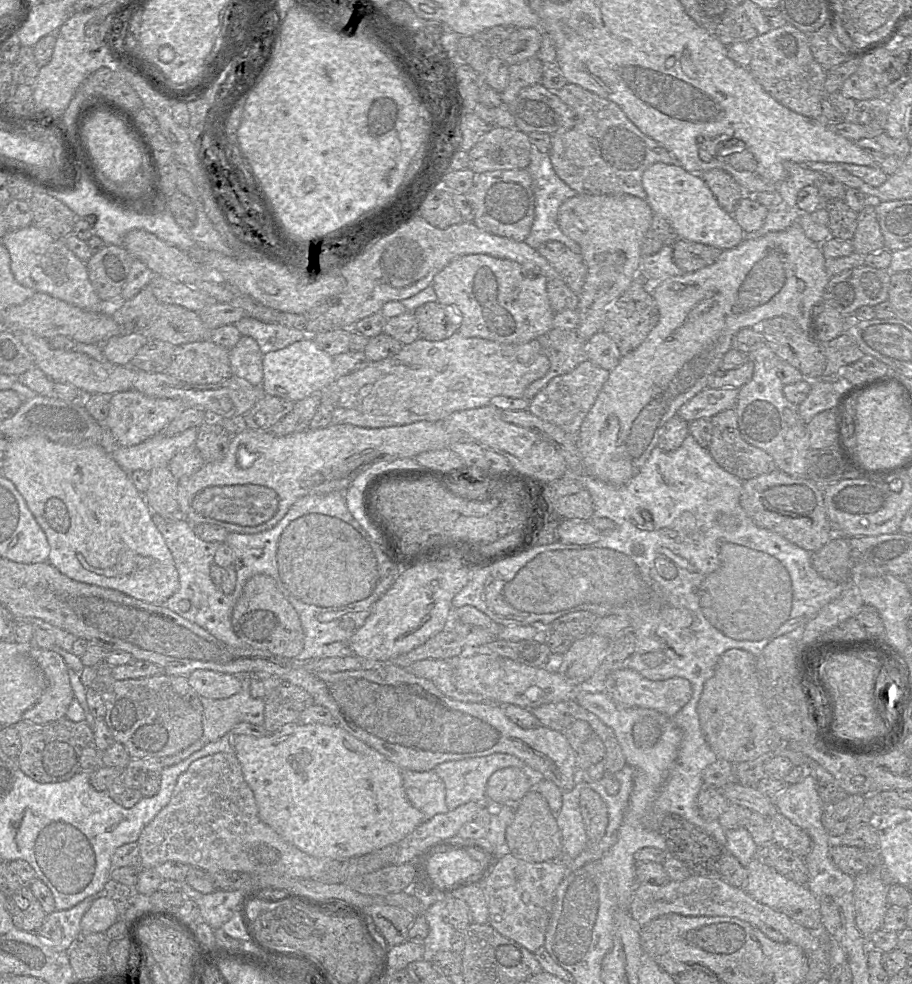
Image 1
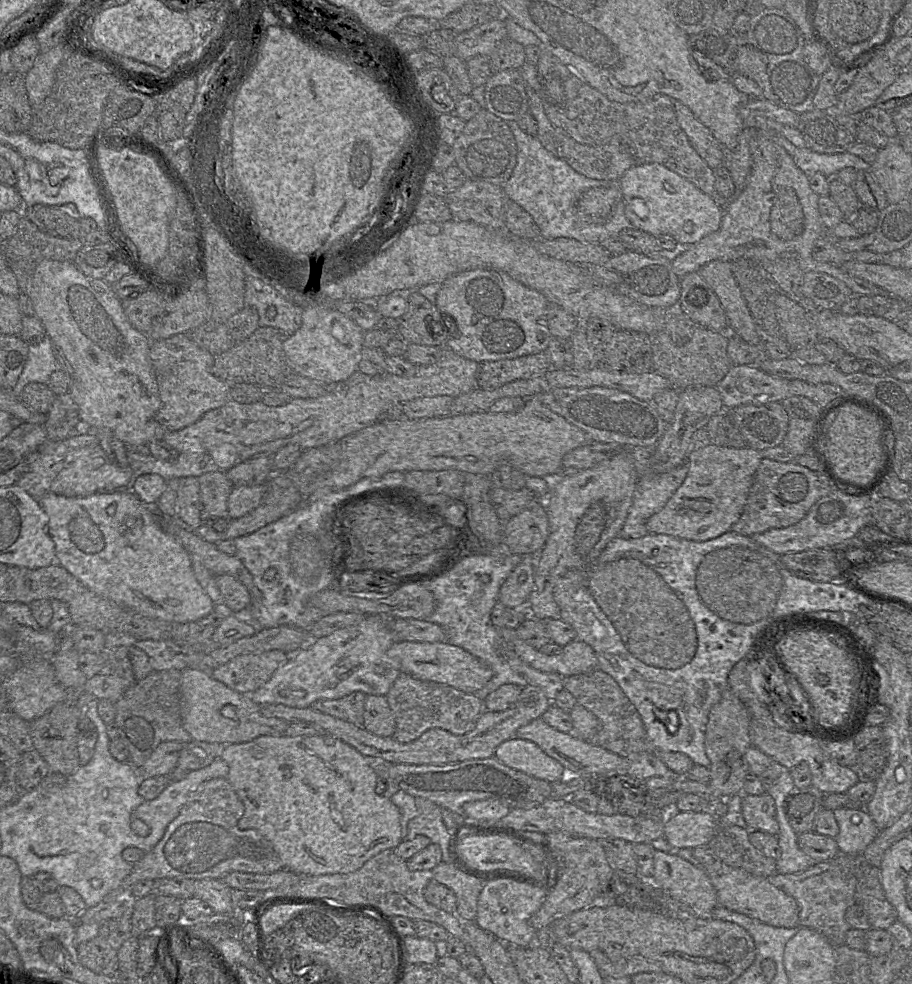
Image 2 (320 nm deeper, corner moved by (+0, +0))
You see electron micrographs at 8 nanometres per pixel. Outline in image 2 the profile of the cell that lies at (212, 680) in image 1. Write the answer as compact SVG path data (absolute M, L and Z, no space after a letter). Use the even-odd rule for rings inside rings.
M281 650L239 655L209 672L230 689L249 695L263 686L273 673L288 660Z

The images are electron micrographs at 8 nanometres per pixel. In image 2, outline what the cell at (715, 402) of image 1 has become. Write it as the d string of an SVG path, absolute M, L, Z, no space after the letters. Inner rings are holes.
M733 365L716 384L724 411L742 404L763 405L790 397L789 379L775 377L755 365Z

